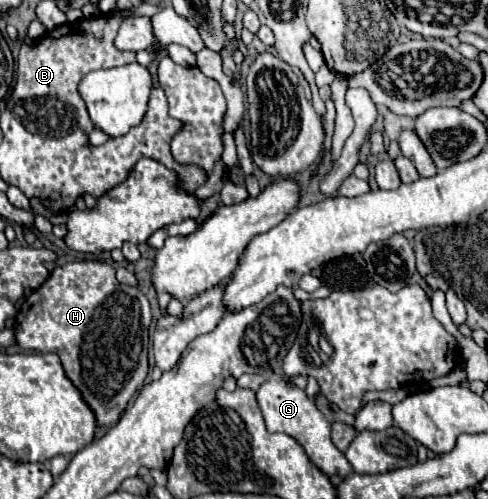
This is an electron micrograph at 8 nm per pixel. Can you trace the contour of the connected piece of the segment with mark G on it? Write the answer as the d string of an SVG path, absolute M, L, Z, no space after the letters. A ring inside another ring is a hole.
M273 374L269 382L261 384L261 388L257 390L257 402L259 408L263 412L265 424L269 432L283 432L289 434L291 438L295 438L303 450L307 452L307 456L311 458L311 462L327 476L341 476L345 478L351 472L351 464L347 462L345 454L341 454L341 450L331 442L331 424L329 420L323 416L323 412L319 412L319 408L309 400L309 396L299 390L297 386L291 386L283 380L283 376Z

